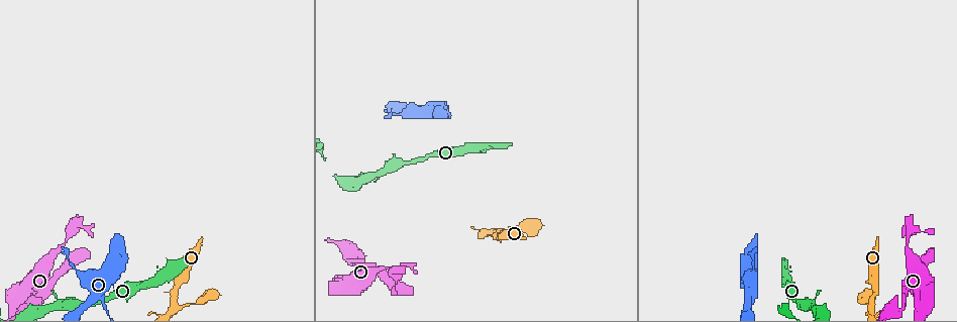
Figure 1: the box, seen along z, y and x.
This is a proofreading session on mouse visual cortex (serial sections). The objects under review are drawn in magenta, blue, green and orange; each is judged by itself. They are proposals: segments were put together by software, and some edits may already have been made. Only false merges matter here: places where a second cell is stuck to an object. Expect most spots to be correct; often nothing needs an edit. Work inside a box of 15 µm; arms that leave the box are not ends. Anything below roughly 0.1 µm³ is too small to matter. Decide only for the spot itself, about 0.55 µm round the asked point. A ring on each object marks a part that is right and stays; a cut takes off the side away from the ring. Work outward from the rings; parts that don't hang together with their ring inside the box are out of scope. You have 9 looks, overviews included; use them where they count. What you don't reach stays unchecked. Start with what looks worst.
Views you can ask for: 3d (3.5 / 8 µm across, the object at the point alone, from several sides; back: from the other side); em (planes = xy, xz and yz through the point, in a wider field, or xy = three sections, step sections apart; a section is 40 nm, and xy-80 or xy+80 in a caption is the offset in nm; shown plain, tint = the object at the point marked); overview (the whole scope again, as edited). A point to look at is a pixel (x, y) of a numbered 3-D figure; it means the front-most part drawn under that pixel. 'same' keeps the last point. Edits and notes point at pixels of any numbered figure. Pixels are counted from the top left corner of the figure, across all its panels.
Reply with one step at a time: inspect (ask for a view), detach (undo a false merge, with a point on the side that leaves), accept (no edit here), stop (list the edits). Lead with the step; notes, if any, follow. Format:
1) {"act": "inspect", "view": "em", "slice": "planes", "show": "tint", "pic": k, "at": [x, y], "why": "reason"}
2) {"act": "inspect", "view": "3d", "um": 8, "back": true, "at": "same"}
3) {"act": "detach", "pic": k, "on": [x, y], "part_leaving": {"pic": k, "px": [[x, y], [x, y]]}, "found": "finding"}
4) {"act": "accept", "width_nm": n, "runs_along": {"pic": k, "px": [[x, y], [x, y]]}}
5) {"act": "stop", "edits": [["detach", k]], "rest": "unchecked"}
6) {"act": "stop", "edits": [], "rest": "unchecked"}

{"act": "inspect", "view": "3d", "um": 3.5, "pic": 1, "at": [53, 254], "why": "sudden change in width"}

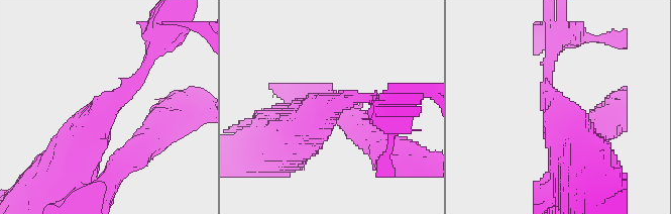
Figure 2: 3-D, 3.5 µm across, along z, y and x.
{"act": "accept", "runs_along": {"pic": 2, "px": [[76, 161], [98, 117], [150, 58]]}, "found": "continuous, no second cell"}

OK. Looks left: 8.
{"act": "inspect", "view": "3d", "um": 3.5, "pic": 1, "at": [925, 309], "why": "sharp bend"}

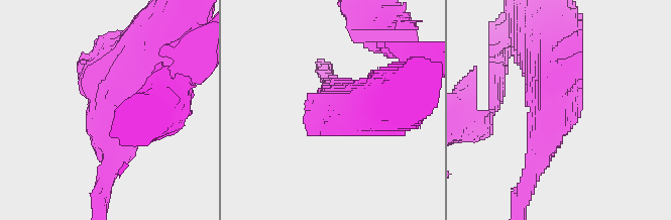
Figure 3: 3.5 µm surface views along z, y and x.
{"act": "inspect", "view": "em", "slice": "xy", "step": 5, "show": "tint", "pic": 3, "at": [563, 111]}

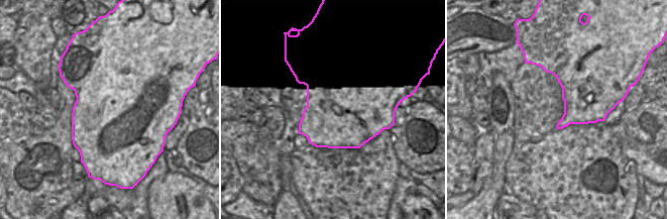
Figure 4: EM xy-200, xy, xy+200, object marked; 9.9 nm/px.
{"act": "accept", "width_nm": 900, "runs_along": {"pic": 3, "px": [[154, 53], [108, 121], [95, 97]]}, "found": "one cell here"}

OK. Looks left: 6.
{"act": "inspect", "view": "3d", "um": 3.5, "pic": 1, "at": [104, 307], "why": "calibre changes"}

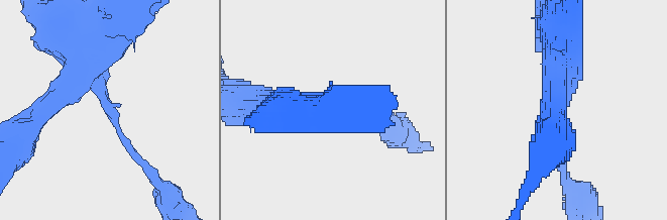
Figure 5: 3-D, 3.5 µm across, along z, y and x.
{"act": "inspect", "view": "em", "slice": "planes", "show": "tint", "pic": 5, "at": [106, 107], "why": "now the EM"}

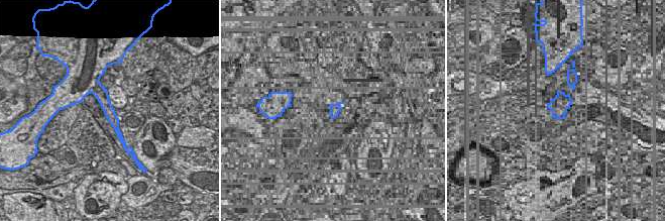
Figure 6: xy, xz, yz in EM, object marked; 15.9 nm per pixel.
{"act": "inspect", "view": "em", "slice": "xy", "step": 5, "show": "tint", "at": "same", "why": "cut it another way"}

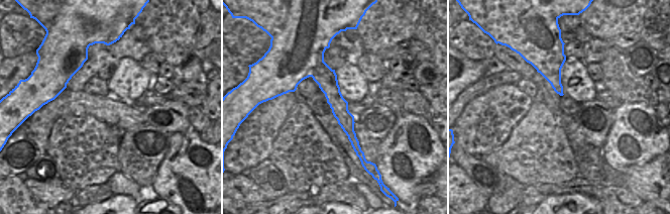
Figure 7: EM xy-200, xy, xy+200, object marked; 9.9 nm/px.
{"act": "accept", "runs_along": {"pic": 5, "px": [[90, 40], [90, 72], [133, 149]]}, "found": "continuous, no second cell"}

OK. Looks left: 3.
{"act": "inspect", "view": "3d", "um": 3.5, "back": true, "pic": 1, "at": [751, 249], "why": "thick turns thin"}

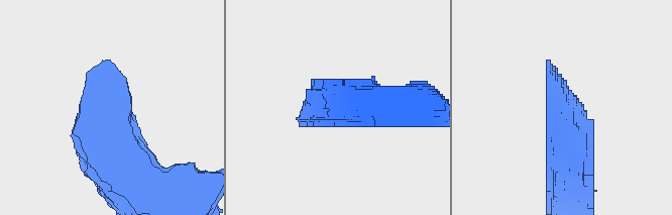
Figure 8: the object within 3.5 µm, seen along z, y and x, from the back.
{"act": "inspect", "view": "em", "slice": "planes", "show": "tint", "pic": 8, "at": [112, 115], "why": "shape alone is not enough"}

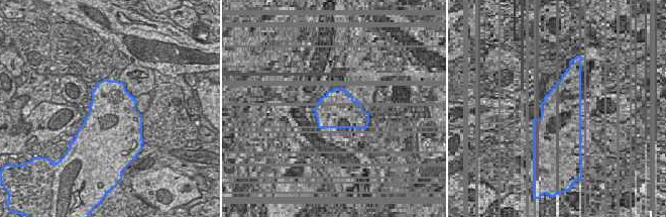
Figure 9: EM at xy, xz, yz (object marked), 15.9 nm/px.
{"act": "accept", "runs_along": {"pic": 8, "px": [[128, 180], [112, 145], [106, 62]]}, "found": "one cell here"}

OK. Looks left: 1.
{"act": "stop", "edits": [], "rest": "unchecked"}

